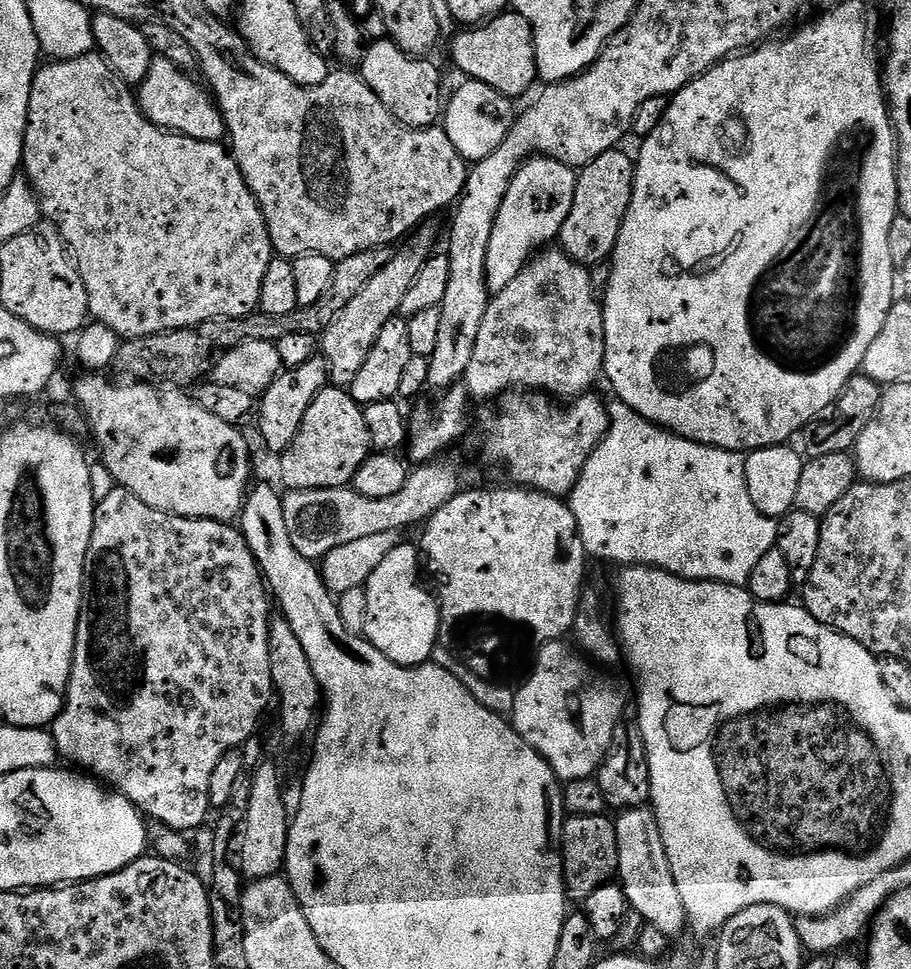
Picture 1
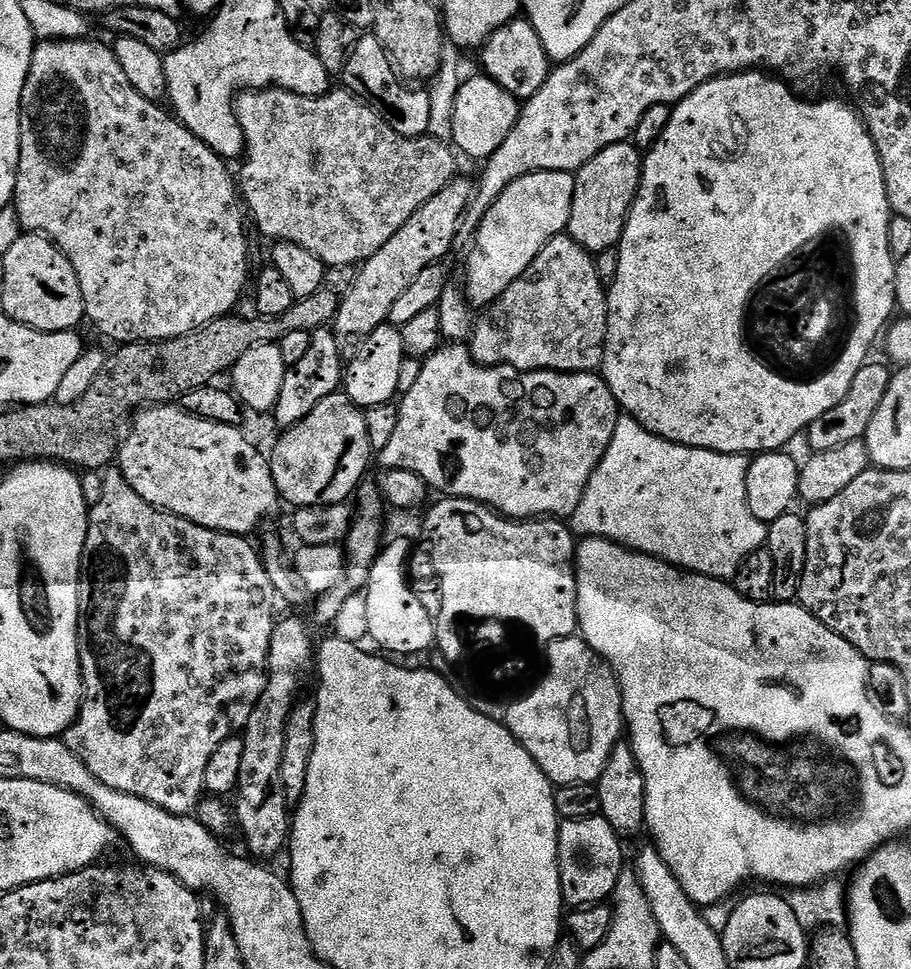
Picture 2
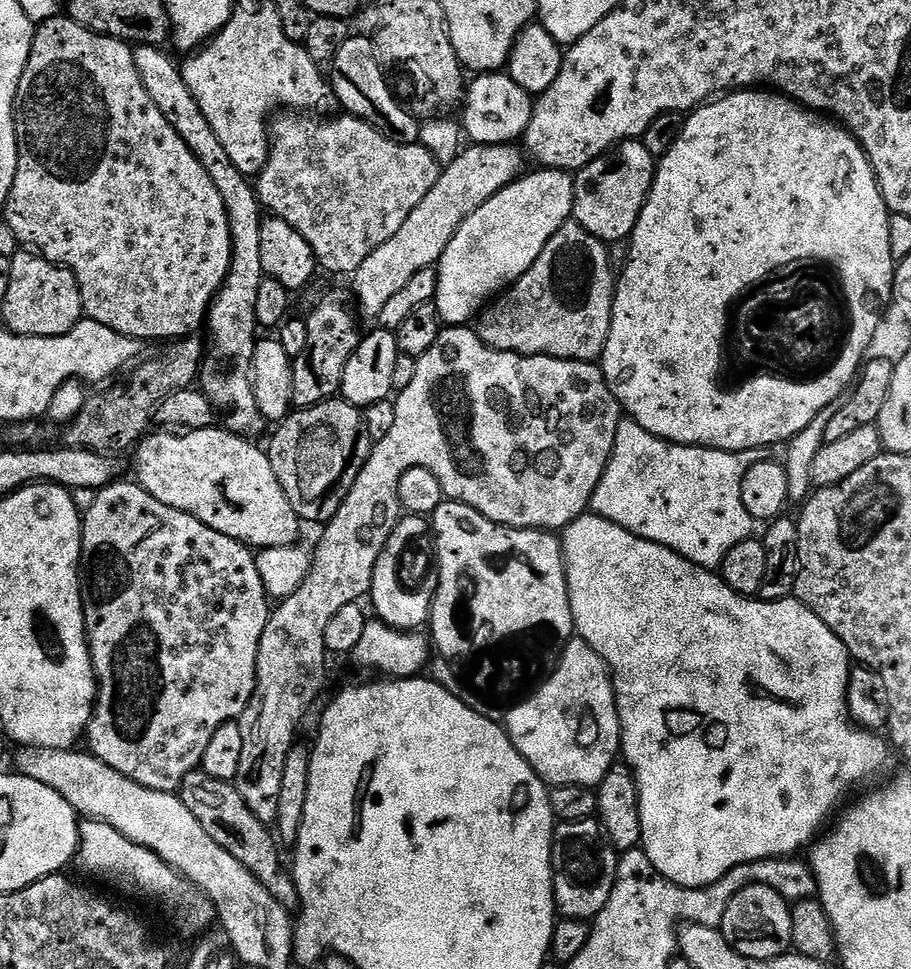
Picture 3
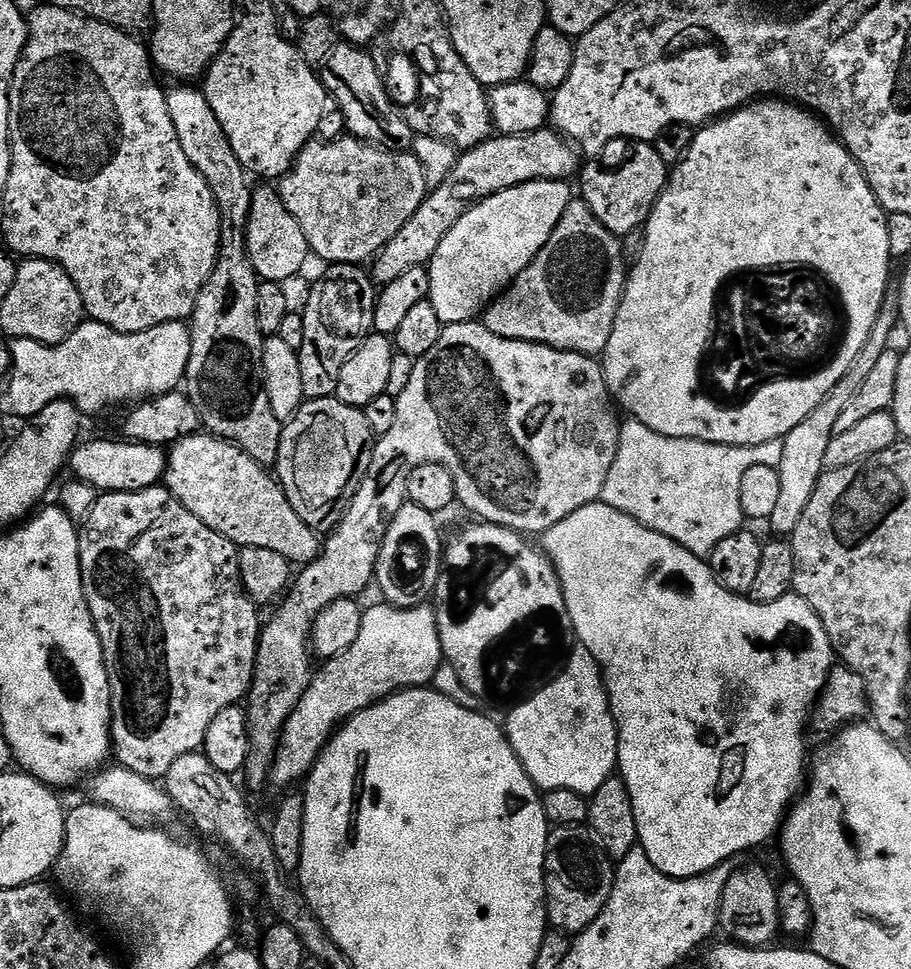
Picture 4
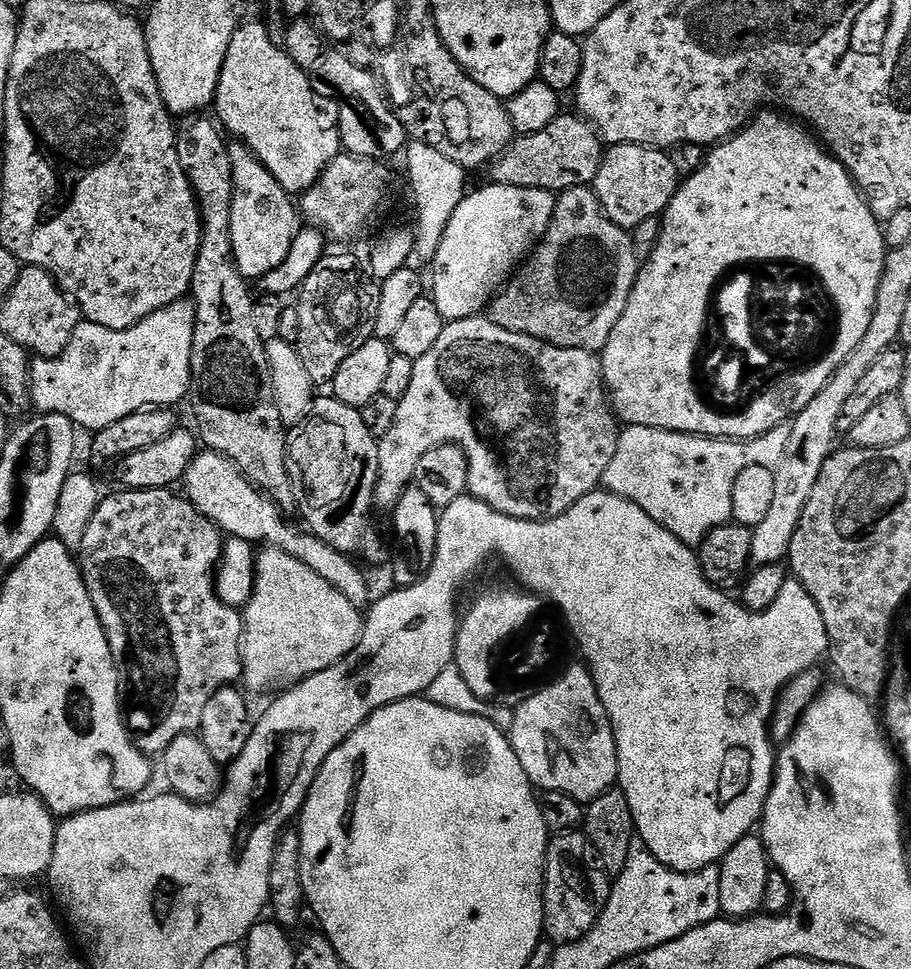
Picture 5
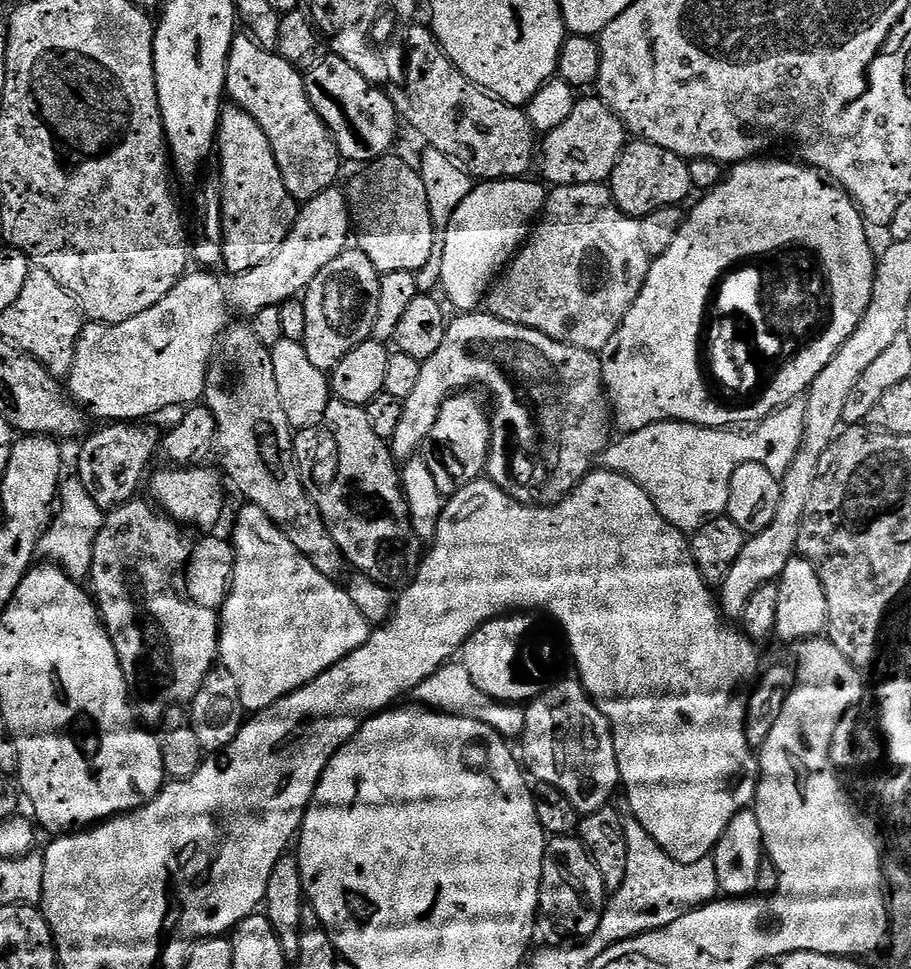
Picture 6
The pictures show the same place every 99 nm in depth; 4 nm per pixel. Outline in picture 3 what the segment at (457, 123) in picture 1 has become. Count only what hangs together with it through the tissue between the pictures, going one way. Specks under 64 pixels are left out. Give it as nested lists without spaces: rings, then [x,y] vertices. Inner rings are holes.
[[[503,71],[486,72],[467,85],[462,101],[462,132],[472,144],[510,144],[519,141],[530,126],[534,97]]]

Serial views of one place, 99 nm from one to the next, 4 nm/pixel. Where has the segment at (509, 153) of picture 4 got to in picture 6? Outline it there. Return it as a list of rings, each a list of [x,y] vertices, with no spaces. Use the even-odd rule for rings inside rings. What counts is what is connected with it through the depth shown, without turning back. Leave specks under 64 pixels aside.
[[[588,95],[592,96],[577,99],[570,118],[566,118],[562,126],[543,133],[539,141],[538,172],[540,168],[549,185],[603,184],[612,179],[612,171],[626,143],[626,129],[599,95]]]

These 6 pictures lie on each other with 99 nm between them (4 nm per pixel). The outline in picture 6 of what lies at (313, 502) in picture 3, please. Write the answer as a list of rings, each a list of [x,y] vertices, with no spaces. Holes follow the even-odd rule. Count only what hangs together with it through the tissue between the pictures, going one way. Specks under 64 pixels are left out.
[[[335,398],[329,399],[326,406],[326,414],[322,414],[322,422],[318,422],[318,426],[299,429],[294,436],[294,447],[296,450],[296,465],[300,468],[300,480],[304,484],[304,489],[308,491],[310,498],[318,506],[318,510],[326,522],[326,530],[330,530],[330,538],[334,538],[338,550],[342,550],[345,561],[351,567],[353,564],[356,567],[355,571],[359,575],[369,576],[371,580],[378,582],[382,586],[393,590],[407,588],[412,583],[412,579],[415,578],[416,573],[420,571],[420,562],[422,559],[422,548],[420,552],[420,547],[422,547],[422,541],[414,530],[408,503],[404,497],[404,489],[400,487],[401,469],[398,467],[398,461],[393,456],[391,447],[389,447],[386,441],[378,438],[378,434],[374,434],[374,429],[370,427],[370,418],[367,411],[359,404],[347,404]]]

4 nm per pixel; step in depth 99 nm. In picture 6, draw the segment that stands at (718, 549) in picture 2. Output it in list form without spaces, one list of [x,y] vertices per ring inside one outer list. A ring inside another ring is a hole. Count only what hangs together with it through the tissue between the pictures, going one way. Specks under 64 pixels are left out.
[[[793,402],[777,408],[747,430],[721,430],[703,428],[697,424],[683,424],[667,420],[654,426],[646,426],[613,439],[602,457],[607,471],[630,478],[658,506],[658,514],[670,522],[679,532],[697,532],[707,520],[723,516],[730,502],[730,478],[739,464],[758,462],[778,478],[790,470],[794,454],[802,446],[806,410],[803,403]]]

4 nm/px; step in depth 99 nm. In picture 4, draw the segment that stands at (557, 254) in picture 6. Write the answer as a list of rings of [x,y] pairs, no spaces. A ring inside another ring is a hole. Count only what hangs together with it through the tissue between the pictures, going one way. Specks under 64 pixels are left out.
[[[574,198],[566,206],[562,218],[558,218],[558,226],[554,226],[550,242],[538,250],[534,262],[530,262],[530,266],[526,266],[526,270],[522,270],[522,274],[518,274],[518,278],[484,309],[482,322],[490,334],[498,338],[545,344],[558,350],[599,357],[606,350],[606,342],[610,342],[610,330],[614,330],[614,318],[628,280],[629,265],[622,254],[620,242],[621,237],[606,230],[582,198]]]

